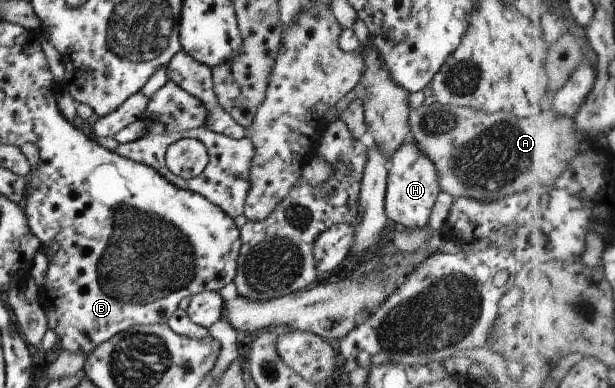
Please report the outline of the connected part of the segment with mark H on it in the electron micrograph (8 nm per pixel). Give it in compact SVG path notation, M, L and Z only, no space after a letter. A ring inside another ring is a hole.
M412 138L400 145L388 164L385 213L394 220L400 230L423 229L429 224L429 216L440 194L439 176L432 159L424 154Z

